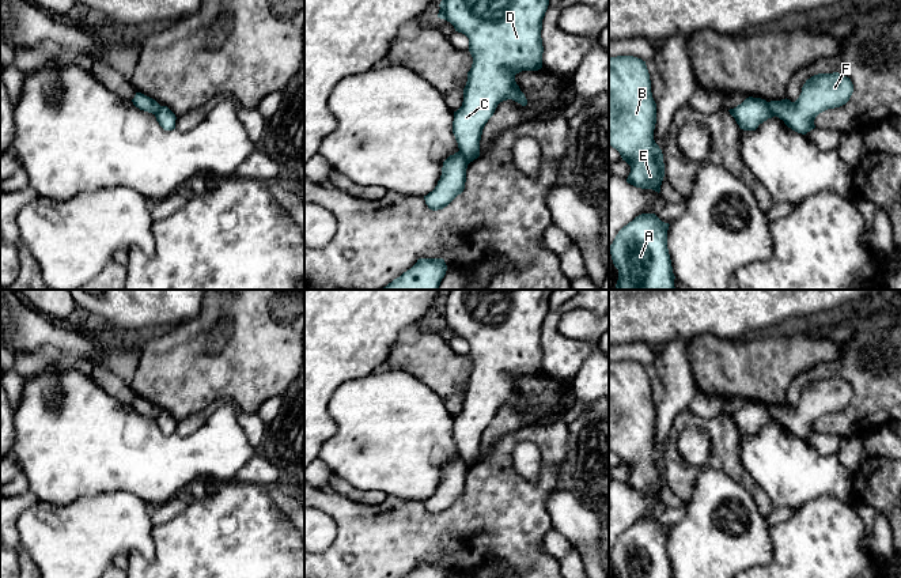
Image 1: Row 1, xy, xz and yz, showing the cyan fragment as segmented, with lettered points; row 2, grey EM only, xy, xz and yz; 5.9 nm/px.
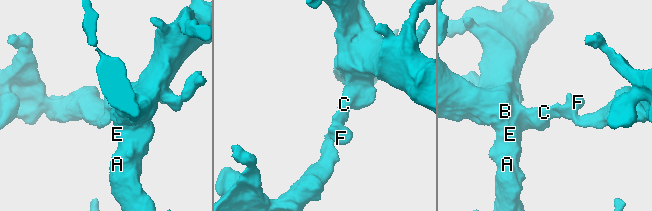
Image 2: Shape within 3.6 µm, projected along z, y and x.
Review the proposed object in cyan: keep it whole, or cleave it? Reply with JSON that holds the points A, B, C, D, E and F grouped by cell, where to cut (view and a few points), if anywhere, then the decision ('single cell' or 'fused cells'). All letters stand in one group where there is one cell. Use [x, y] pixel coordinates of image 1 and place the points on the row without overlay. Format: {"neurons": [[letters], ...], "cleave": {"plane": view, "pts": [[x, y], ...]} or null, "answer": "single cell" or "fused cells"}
{"neurons": [["A", "B", "C", "D", "E"], ["F"]], "cleave": {"plane": "xz", "pts": [[460, 454], [468, 468]]}, "answer": "fused cells"}

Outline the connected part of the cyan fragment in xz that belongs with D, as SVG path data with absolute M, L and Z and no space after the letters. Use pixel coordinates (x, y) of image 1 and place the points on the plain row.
M447 290L442 298L438 322L450 326L469 343L473 369L467 377L462 411L454 416L453 438L467 468L480 461L482 434L497 409L512 404L527 409L515 386L522 375L542 373L542 324L554 290Z

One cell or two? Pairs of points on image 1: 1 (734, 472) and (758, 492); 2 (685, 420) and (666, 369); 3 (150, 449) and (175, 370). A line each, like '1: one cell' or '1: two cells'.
1: one cell
2: two cells
3: two cells

